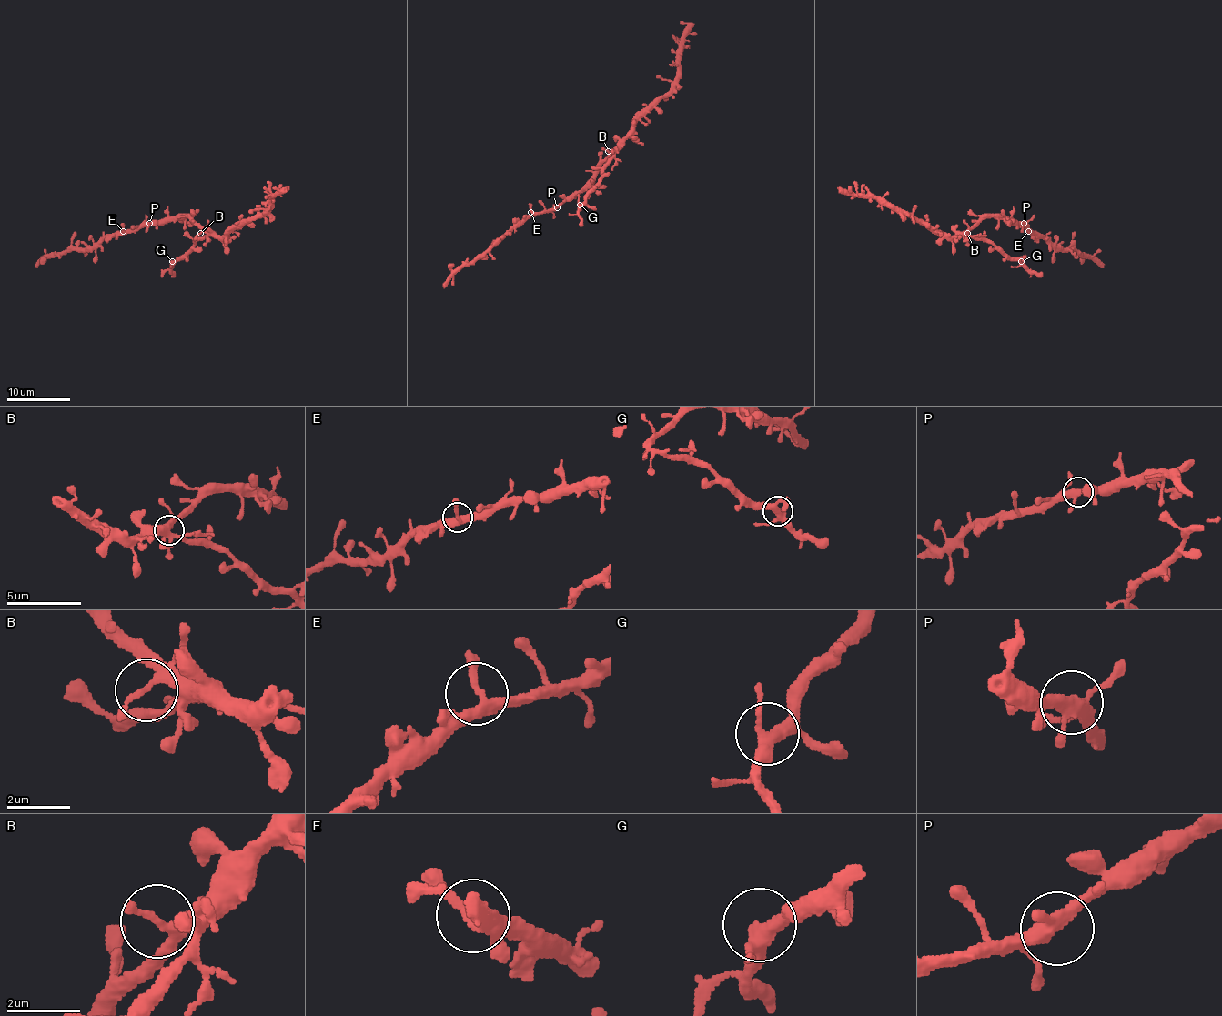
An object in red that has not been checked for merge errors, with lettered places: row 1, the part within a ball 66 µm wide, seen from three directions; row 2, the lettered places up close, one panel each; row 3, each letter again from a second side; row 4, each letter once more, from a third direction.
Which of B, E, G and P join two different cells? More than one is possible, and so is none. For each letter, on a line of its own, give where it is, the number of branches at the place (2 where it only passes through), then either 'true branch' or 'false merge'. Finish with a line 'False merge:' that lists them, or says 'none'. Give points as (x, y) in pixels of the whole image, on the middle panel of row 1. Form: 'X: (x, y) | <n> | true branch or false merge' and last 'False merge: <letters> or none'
B: (608, 151) | 4 | true branch
E: (530, 212) | 3 | true branch
G: (580, 205) | 4 | true branch
P: (557, 207) | 4 | true branch
False merge: none

